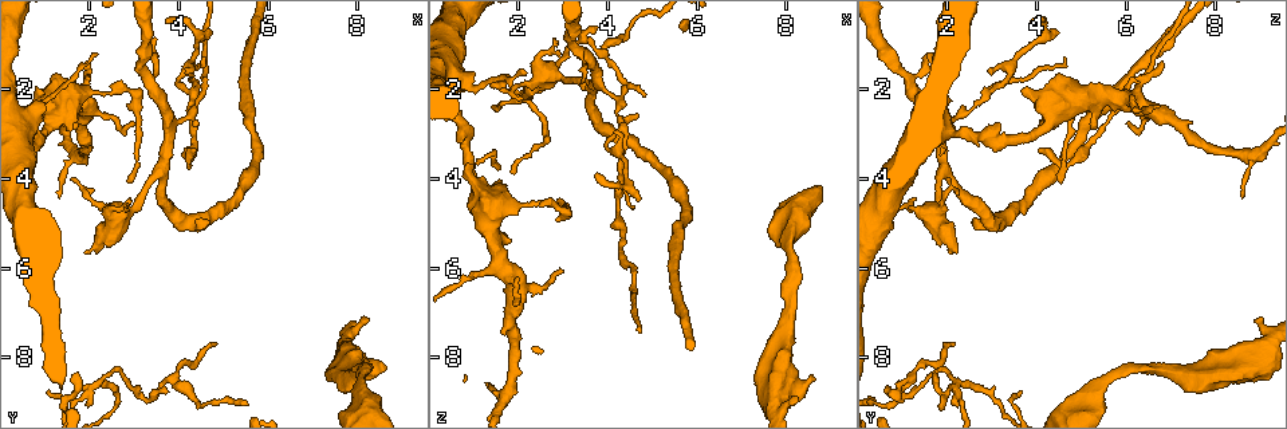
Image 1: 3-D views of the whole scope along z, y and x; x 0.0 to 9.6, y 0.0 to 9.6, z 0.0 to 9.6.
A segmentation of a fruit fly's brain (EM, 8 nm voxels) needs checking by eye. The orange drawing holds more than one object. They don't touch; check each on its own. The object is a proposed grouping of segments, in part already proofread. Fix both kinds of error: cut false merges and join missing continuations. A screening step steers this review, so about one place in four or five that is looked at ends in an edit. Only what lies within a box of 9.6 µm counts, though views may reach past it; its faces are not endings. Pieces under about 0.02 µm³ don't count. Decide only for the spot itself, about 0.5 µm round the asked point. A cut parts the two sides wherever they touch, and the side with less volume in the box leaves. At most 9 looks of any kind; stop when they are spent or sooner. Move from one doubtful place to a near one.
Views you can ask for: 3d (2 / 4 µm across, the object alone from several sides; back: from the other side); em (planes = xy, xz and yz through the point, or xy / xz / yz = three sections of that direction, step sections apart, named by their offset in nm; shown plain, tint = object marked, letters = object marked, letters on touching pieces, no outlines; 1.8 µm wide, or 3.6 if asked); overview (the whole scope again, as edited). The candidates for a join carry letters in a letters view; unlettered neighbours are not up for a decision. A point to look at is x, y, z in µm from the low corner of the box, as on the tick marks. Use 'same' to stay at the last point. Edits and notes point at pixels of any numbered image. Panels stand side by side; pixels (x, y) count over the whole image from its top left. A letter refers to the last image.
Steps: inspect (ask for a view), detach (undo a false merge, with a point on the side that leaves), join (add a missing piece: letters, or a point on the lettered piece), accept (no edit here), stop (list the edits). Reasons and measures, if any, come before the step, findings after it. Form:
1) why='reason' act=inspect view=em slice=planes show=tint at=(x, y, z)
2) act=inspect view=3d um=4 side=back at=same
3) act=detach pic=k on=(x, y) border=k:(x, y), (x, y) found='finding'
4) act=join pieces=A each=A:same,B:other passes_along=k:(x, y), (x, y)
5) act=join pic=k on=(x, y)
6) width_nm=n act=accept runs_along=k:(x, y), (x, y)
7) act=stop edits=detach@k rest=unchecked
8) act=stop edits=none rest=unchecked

why='branch stops here' act=inspect view=em slice=xy step=4 show=letters at=(1.95, 1.40, 6.80)

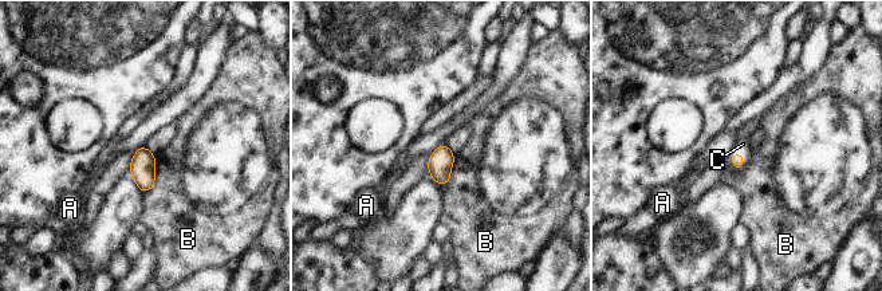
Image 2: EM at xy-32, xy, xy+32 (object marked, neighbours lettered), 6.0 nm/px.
act=join pieces=C each=A:other,B:other,C:same passes_along=2:(736, 158), (741, 153), (743, 144) found='the neuron continues'

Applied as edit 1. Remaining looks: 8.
act=inspect view=overview

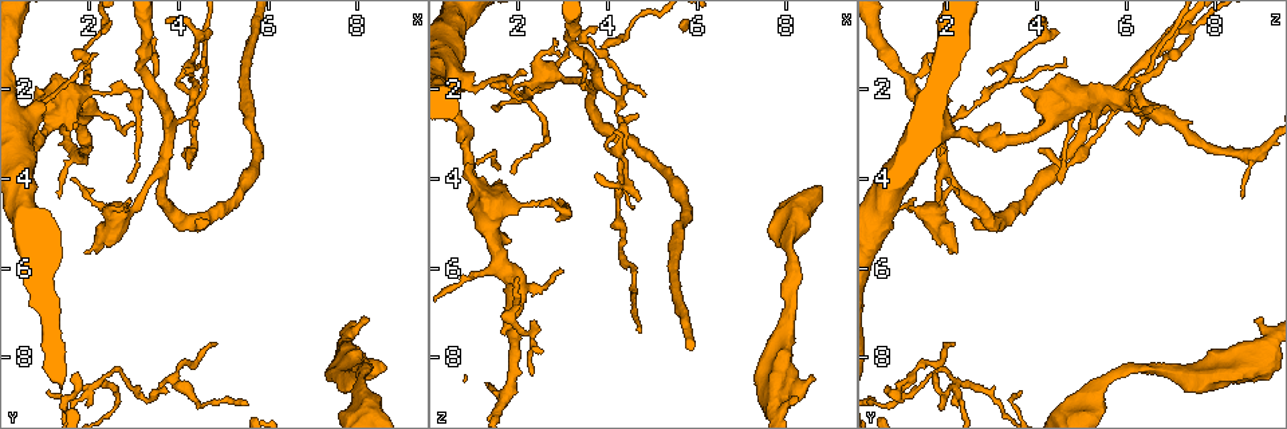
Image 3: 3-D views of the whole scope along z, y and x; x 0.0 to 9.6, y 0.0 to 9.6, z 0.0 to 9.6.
why='tapers out' act=inspect view=3d um=2 at=(2.25, 1.25, 1.70)

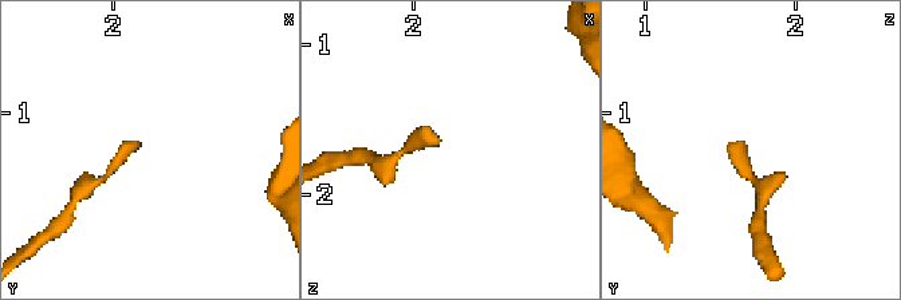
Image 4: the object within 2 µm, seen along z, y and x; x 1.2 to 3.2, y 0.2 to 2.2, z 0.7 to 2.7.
act=inspect view=em slice=yz step=4 show=letters at=(2.18, 1.20, 1.64)

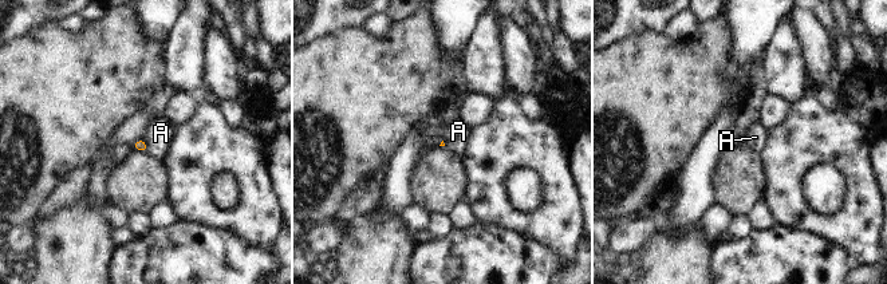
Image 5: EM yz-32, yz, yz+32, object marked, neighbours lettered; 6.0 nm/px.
why='another direction' act=inspect view=em slice=xy step=8 show=letters at=same

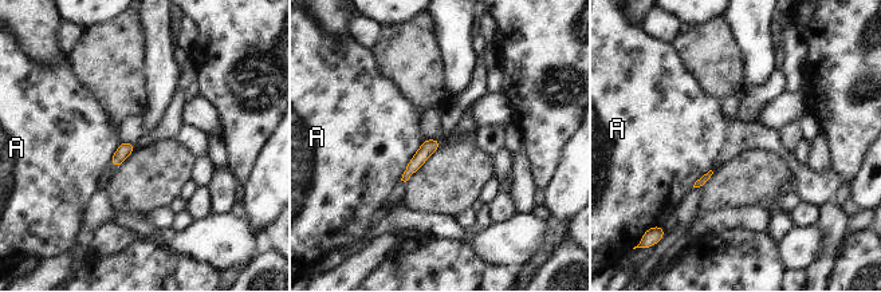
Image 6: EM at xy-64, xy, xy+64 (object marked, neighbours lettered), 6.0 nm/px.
act=accept each=A:other border=6:(425, 138), (400, 180) found='no lettered piece goes on from it'

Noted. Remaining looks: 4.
why='branch stops here' act=inspect view=em slice=xz step=16 show=letters at=(2.85, 4.75, 0.85)

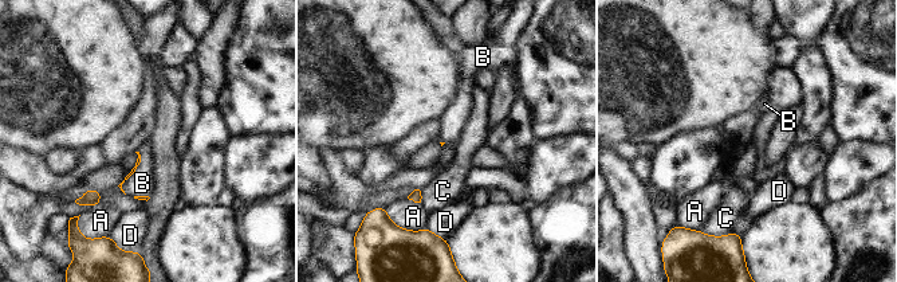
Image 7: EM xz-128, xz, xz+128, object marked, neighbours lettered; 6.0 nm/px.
act=join pieces=B each=A:other,B:same,C:other,D:other passes_along=7:(138, 160), (134, 171), (142, 183) found='it goes on there'

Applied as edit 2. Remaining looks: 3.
why='abrupt turn' act=inspect view=em slice=planes show=tint at=(2.25, 8.55, 2.20)

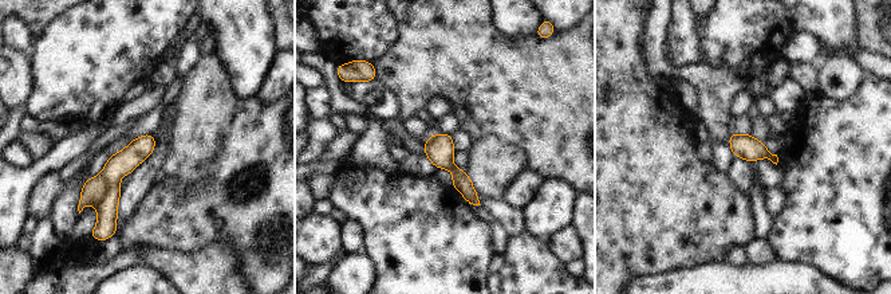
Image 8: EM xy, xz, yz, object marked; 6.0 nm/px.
why='what lies round it' act=inspect view=em slice=planes show=letters at=same

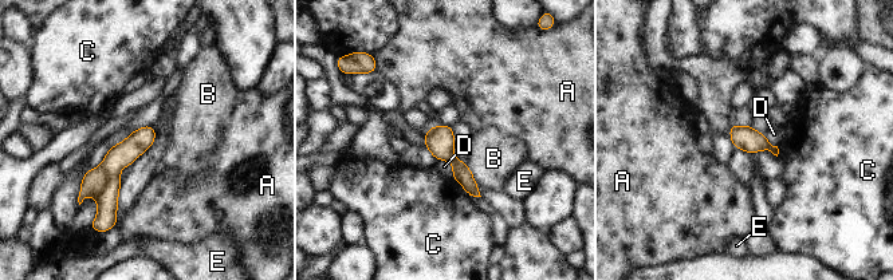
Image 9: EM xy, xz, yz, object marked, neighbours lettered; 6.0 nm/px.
width_nm=140 longest_contact=B:160nm act=detach pic=9 on=(124, 154) each=A:other,B:other,C:other,D:other,E:other found='a second neuron is stuck on'

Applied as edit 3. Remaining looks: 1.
act=stop edits=join@2,join@7,detach@9 rest=unchecked

